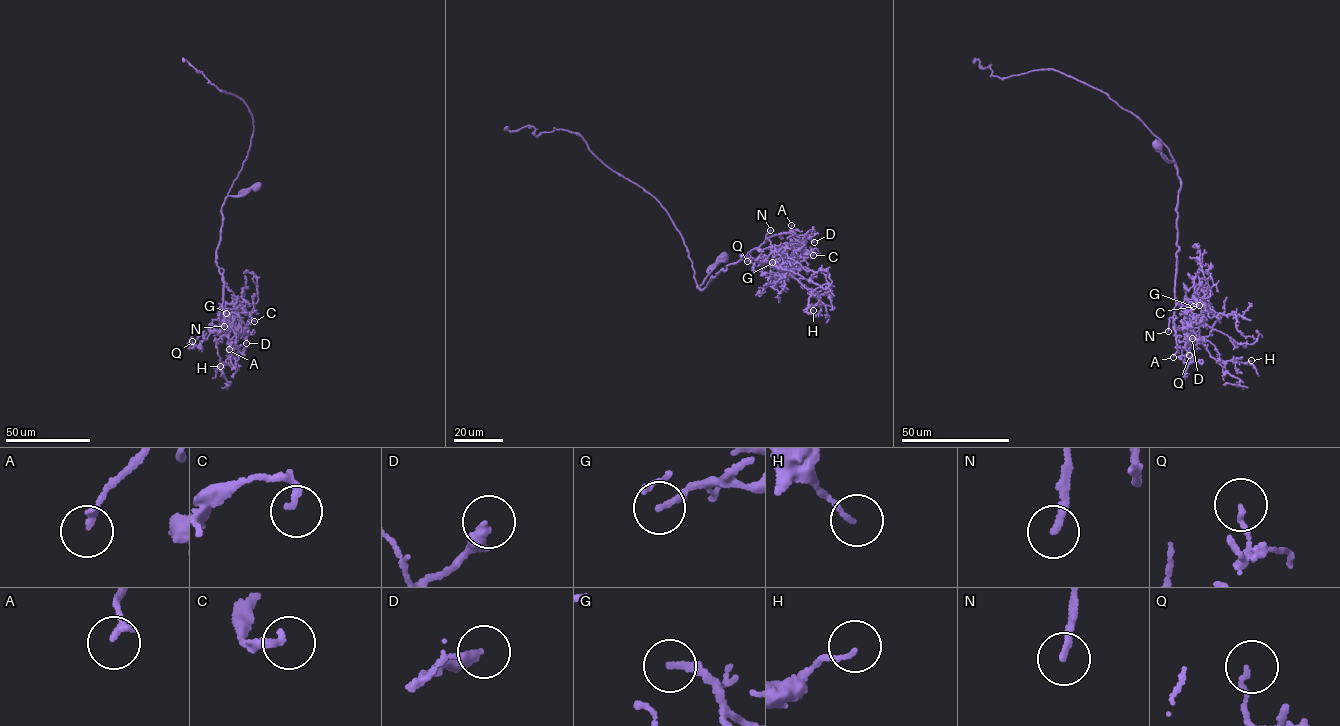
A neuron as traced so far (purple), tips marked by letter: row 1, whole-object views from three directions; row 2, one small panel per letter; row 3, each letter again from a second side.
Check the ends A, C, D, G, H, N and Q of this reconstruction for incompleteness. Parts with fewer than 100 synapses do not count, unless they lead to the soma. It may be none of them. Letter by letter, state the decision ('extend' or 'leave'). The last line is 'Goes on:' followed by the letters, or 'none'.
A: leave
C: leave
D: leave
G: leave
H: leave
N: extend
Q: leave
Goes on: N

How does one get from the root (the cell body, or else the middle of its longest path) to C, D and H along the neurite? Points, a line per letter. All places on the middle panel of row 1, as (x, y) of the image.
C: (723, 259), (697, 287), (705, 288), (711, 278), (756, 247), (773, 249), (790, 260), (810, 253), (813, 255)
D: (723, 259), (697, 287), (705, 288), (718, 273), (775, 234), (796, 229), (794, 233), (810, 237), (814, 242)
H: (723, 259), (697, 287), (756, 247), (775, 249), (824, 274), (827, 283), (808, 299), (813, 310)

